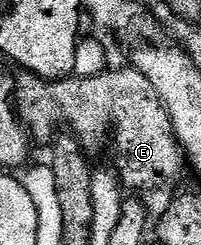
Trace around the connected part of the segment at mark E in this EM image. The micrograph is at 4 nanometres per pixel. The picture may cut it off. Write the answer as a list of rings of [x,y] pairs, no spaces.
[[[134,65],[124,71],[108,69],[92,79],[68,77],[48,81],[30,73],[17,79],[17,111],[23,126],[39,139],[56,138],[60,129],[69,129],[84,148],[99,143],[99,134],[107,126],[115,127],[114,170],[124,188],[135,191],[155,191],[167,187],[185,171],[183,147],[177,141],[173,121],[149,77]]]

